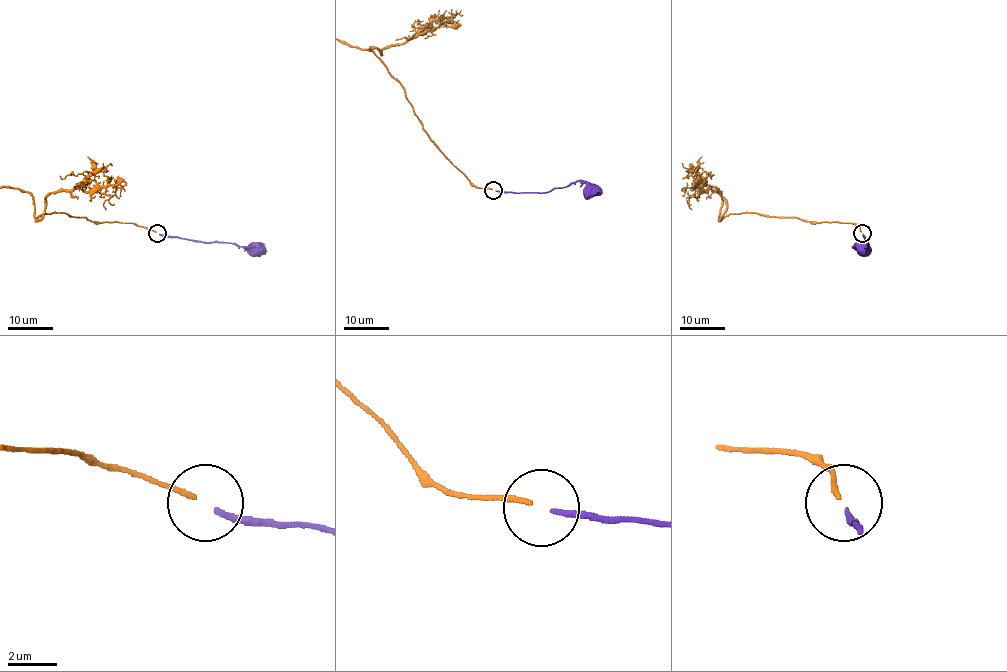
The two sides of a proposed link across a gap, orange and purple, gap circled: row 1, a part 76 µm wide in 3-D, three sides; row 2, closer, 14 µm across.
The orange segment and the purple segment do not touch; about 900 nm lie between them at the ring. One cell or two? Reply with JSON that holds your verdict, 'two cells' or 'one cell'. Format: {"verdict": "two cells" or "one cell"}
{"verdict": "two cells"}

